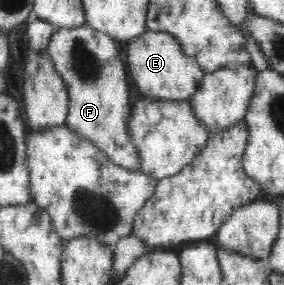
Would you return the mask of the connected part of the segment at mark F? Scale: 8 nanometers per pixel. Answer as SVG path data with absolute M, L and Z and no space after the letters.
M85 23L81 27L57 29L51 37L47 54L63 78L69 94L69 109L64 125L91 140L113 163L137 170L141 158L127 132L131 117L129 79L117 48L117 41L113 37Z

